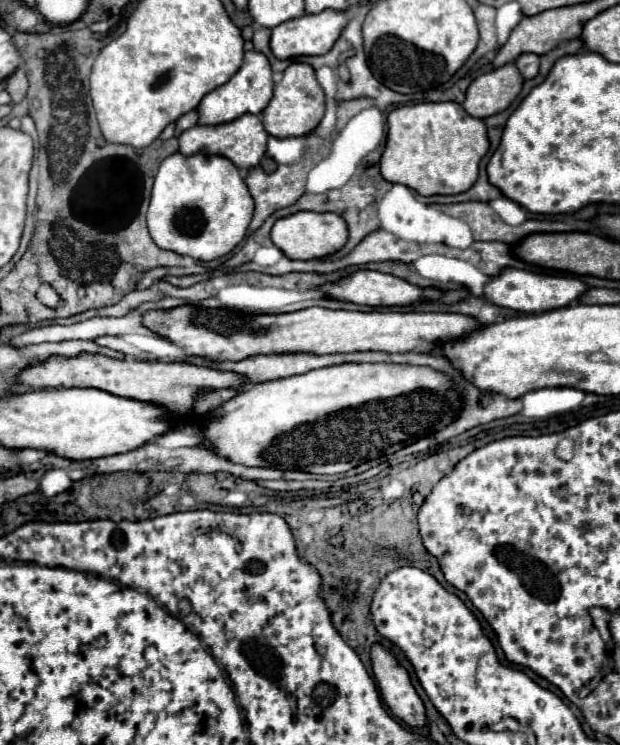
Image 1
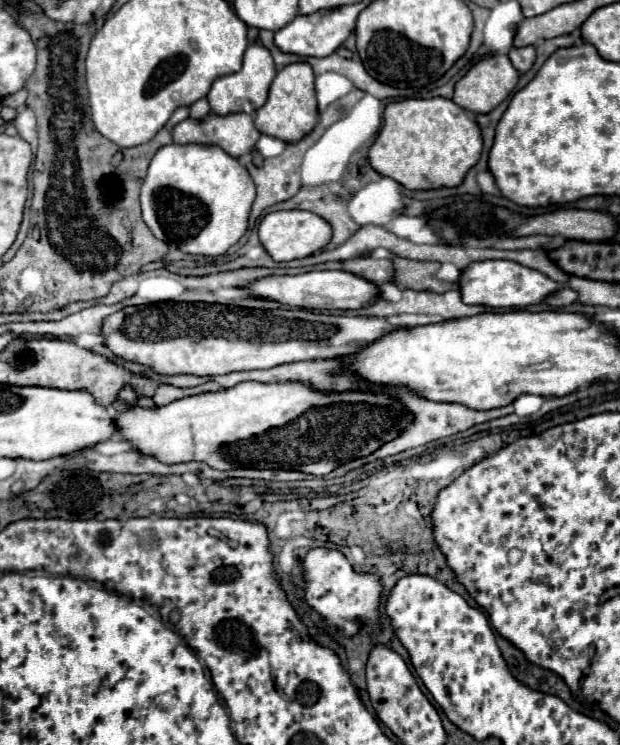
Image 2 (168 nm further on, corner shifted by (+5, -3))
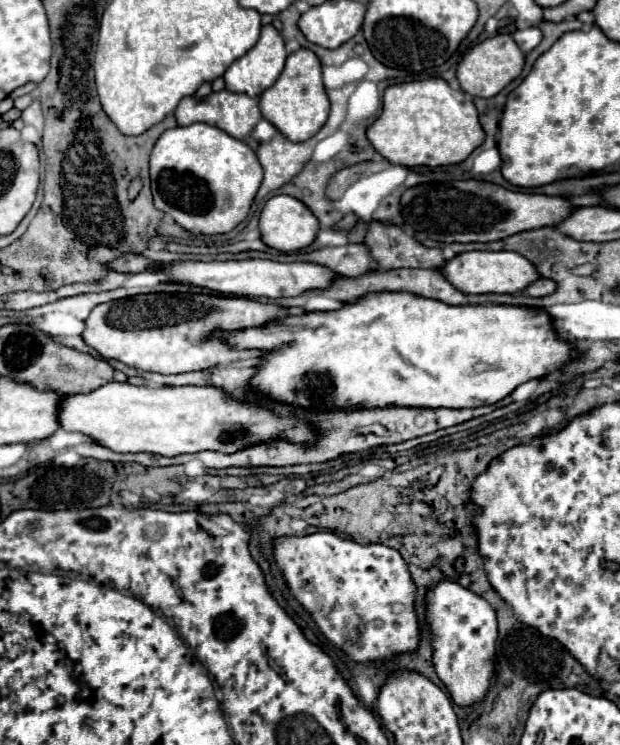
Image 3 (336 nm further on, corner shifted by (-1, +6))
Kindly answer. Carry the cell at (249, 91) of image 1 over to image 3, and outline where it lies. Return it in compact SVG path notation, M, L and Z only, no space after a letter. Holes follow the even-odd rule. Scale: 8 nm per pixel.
M265 25L261 29L261 37L255 43L255 47L249 49L237 61L233 61L231 67L225 71L225 75L223 75L225 77L225 87L229 91L235 91L235 93L247 93L249 97L257 97L277 81L277 77L283 71L285 59L287 59L287 51L285 51L285 41L281 37L281 33L273 25Z

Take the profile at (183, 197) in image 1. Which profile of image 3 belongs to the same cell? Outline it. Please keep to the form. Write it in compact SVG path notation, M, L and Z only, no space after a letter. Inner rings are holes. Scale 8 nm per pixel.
M193 123L167 129L151 151L151 191L155 207L191 233L215 235L235 229L249 213L261 185L255 151L219 127Z

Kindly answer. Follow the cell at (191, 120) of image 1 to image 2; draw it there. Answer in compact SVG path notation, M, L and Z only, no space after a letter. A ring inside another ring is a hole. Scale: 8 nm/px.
M205 98L197 100L197 102L189 108L189 116L191 116L193 120L201 120L201 118L205 118L207 114L209 114L209 104L207 104Z

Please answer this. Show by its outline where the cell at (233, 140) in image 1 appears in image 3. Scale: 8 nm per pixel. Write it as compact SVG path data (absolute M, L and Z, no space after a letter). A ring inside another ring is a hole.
M217 91L217 93L211 93L203 99L191 95L191 97L183 97L175 109L175 119L177 119L177 125L191 125L191 123L209 123L213 127L219 127L223 131L227 131L229 135L233 135L235 139L245 139L253 127L261 121L261 111L257 107L257 101L245 93L233 93L233 91Z

